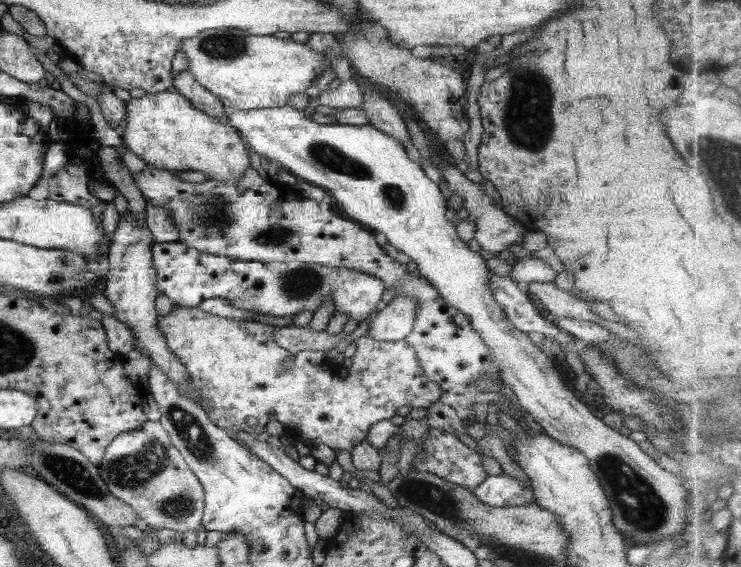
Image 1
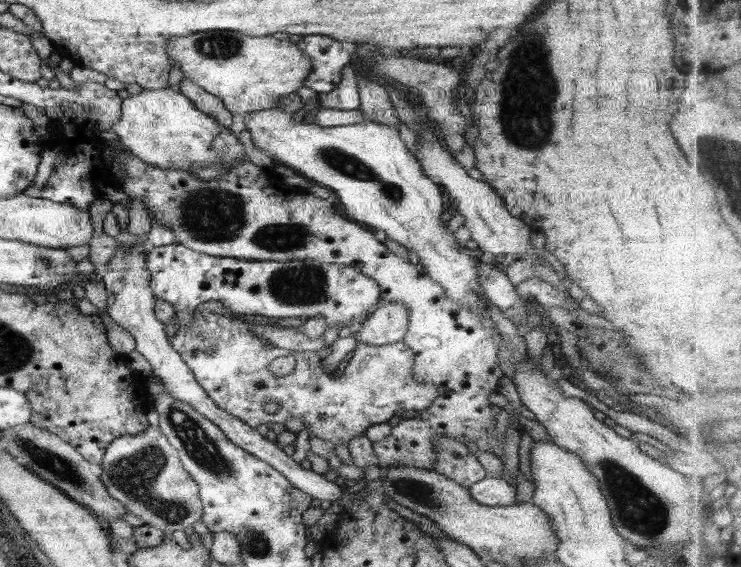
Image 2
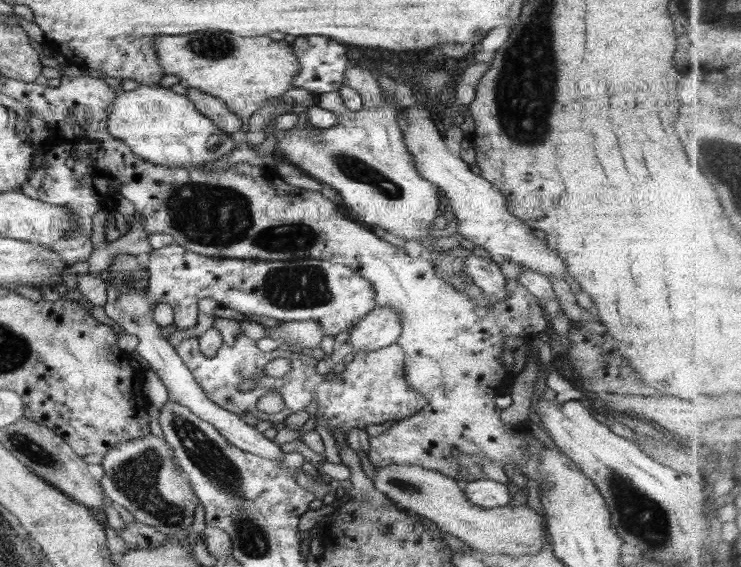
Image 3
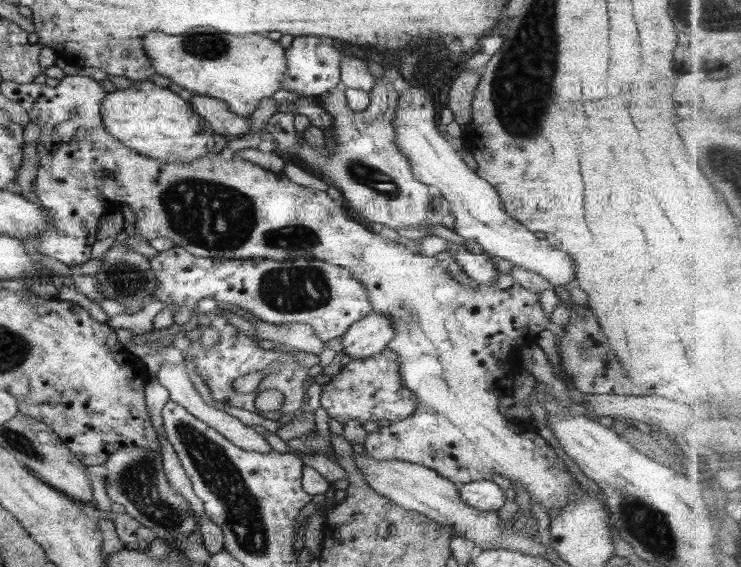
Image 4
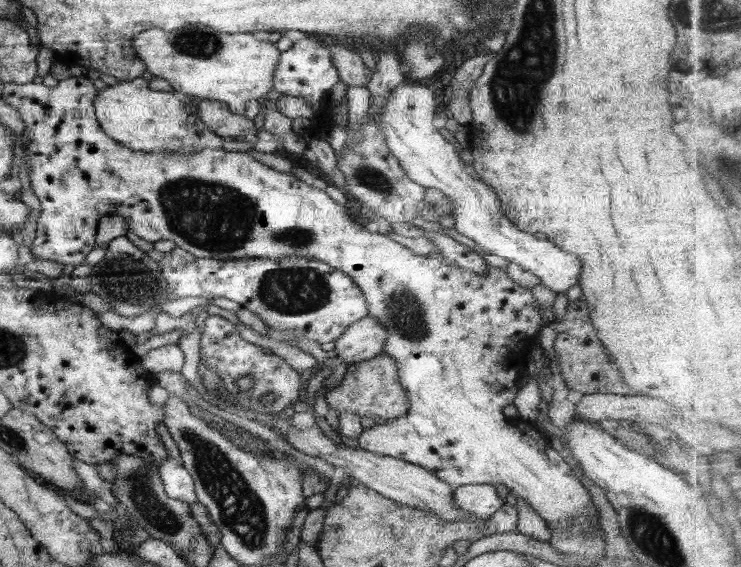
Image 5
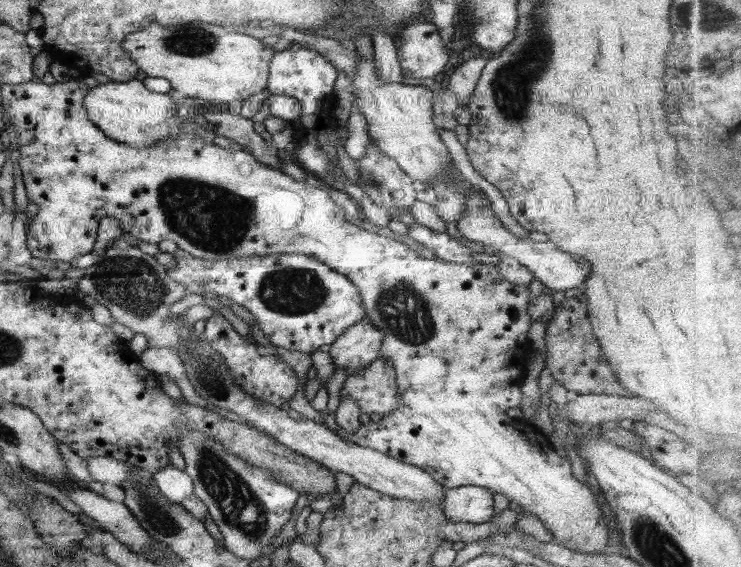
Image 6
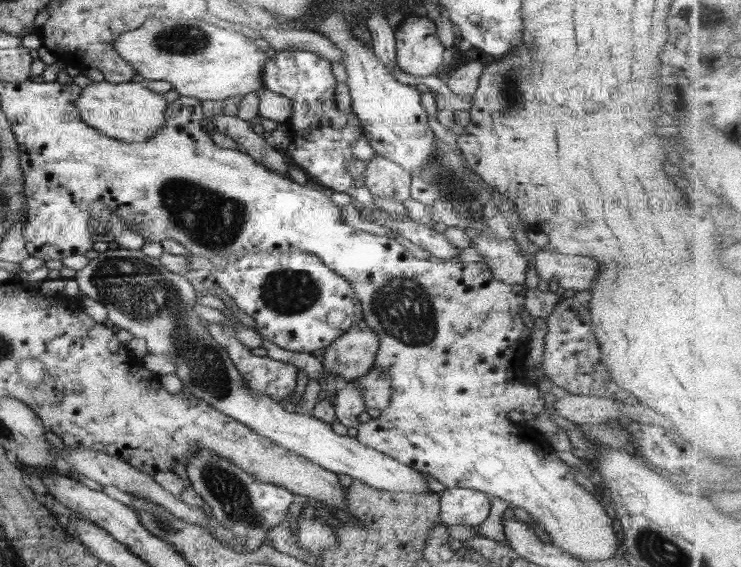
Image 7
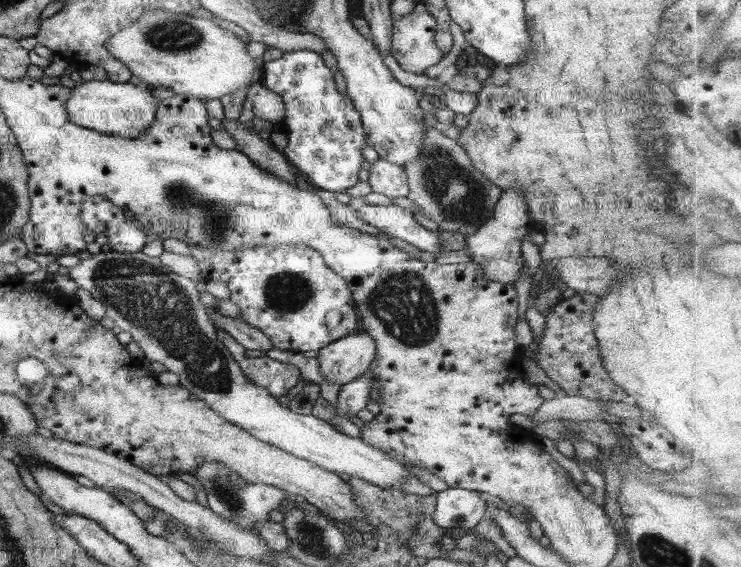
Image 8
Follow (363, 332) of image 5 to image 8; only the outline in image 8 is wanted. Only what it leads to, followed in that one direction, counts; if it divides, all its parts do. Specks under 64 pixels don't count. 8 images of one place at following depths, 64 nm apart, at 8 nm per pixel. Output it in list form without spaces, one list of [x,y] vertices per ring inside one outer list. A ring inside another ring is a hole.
[[[363,329],[324,346],[316,360],[324,379],[342,386],[371,370],[375,355],[376,344],[372,336]]]

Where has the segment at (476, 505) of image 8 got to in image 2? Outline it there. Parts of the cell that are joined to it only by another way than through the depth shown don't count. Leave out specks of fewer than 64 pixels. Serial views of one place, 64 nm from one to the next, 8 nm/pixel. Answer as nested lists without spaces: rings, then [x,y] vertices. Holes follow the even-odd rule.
[[[484,477],[468,488],[476,502],[484,506],[510,506],[517,500],[517,487],[513,479]]]

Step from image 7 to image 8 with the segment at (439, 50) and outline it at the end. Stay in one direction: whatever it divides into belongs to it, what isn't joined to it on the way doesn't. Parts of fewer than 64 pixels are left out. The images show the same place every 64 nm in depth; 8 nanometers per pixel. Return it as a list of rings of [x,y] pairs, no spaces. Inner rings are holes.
[[[420,5],[406,15],[396,20],[392,27],[391,55],[396,58],[401,68],[414,74],[424,74],[424,71],[438,64],[444,53],[435,43],[436,19]]]

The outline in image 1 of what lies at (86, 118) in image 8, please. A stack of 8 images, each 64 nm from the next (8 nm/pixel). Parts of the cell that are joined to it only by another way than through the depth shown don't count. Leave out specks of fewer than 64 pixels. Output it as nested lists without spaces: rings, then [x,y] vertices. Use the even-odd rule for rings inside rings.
[[[164,90],[131,98],[126,103],[128,123],[122,140],[130,152],[162,170],[200,172],[218,182],[235,182],[250,165],[250,156],[238,131],[228,122],[196,110],[178,91]]]

